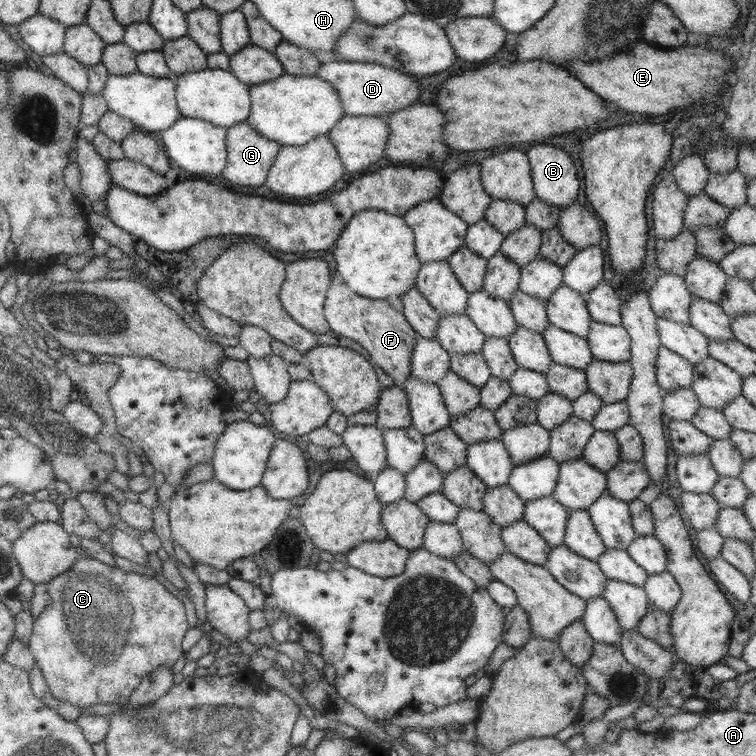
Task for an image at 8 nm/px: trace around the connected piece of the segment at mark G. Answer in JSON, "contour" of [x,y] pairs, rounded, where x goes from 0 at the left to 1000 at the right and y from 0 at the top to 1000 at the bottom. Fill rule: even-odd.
{"contour":[[[327,160],[311,164],[300,171],[299,193],[302,198],[302,217],[294,233],[310,246],[341,246],[349,249],[354,226],[368,206],[372,190],[357,183],[341,177]]]}

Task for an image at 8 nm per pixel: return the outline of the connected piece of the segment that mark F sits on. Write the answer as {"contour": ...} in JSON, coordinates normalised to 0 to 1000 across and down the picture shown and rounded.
{"contour":[[[444,361],[439,365],[438,381],[433,385],[427,407],[437,438],[479,456],[492,471],[489,479],[493,483],[500,483],[513,493],[524,511],[534,508],[544,495],[544,475],[553,442],[536,419],[529,393],[492,396],[475,392]]]}

